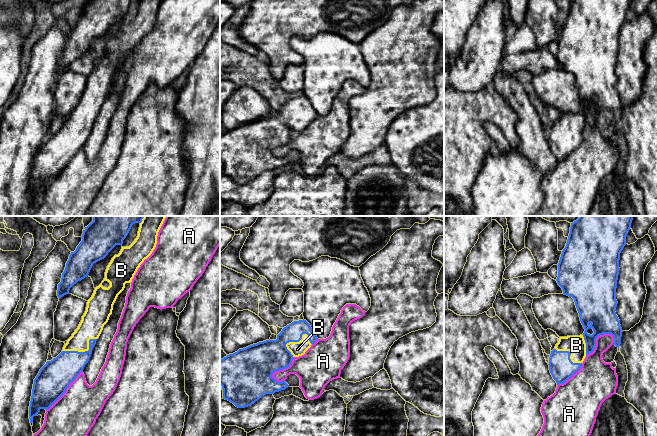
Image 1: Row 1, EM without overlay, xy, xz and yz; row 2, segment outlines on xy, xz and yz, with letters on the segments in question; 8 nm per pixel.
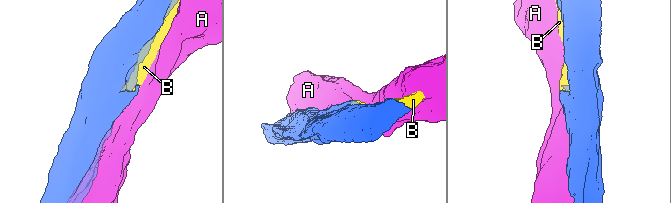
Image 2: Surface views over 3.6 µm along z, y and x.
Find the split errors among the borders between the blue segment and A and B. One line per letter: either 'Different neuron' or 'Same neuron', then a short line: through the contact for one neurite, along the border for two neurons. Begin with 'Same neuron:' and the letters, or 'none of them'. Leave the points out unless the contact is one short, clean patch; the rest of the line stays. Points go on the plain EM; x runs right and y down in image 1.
Same neuron: B
A: Different neuron
B: Same neuron

